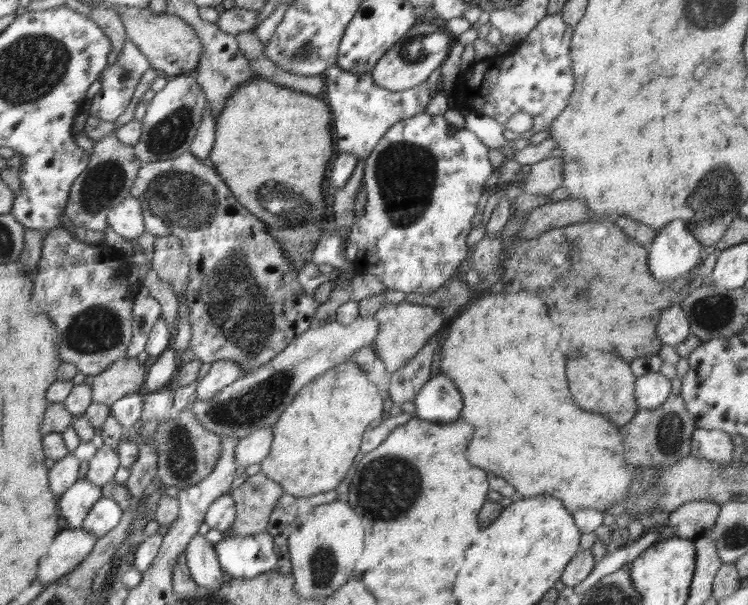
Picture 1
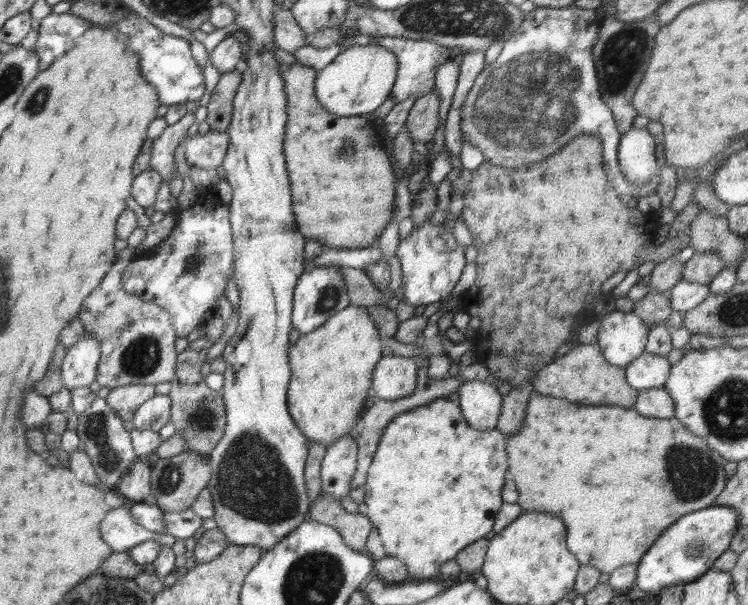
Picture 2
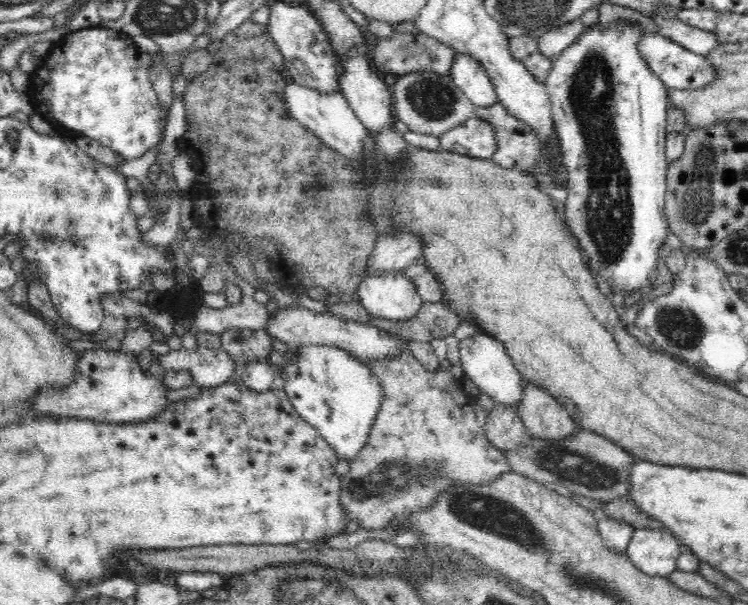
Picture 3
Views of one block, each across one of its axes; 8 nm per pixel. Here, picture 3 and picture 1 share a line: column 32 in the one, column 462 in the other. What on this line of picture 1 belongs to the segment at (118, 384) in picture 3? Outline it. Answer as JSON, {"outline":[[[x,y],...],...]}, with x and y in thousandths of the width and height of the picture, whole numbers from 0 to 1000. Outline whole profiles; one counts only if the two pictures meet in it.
{"outline":[[[591,615],[567,633],[552,664],[556,689],[563,694],[588,699],[616,694],[619,655],[607,630]]]}

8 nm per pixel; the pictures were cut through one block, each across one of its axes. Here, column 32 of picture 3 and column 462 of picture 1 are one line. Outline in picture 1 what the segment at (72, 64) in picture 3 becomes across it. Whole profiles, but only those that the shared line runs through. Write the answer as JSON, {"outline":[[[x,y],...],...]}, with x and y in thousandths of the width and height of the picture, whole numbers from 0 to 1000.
{"outline":[[[750,21],[731,23],[711,50],[679,84],[668,86],[663,94],[634,102],[624,116],[616,117],[614,140],[608,144],[610,175],[628,177],[636,188],[655,192],[670,207],[679,202],[690,185],[703,185],[714,195],[710,213],[698,223],[676,218],[676,225],[698,225],[709,230],[718,218],[737,212],[743,193],[759,172],[762,157],[767,149],[767,126],[763,114],[765,94],[762,93],[762,71],[769,45],[762,43]]]}

